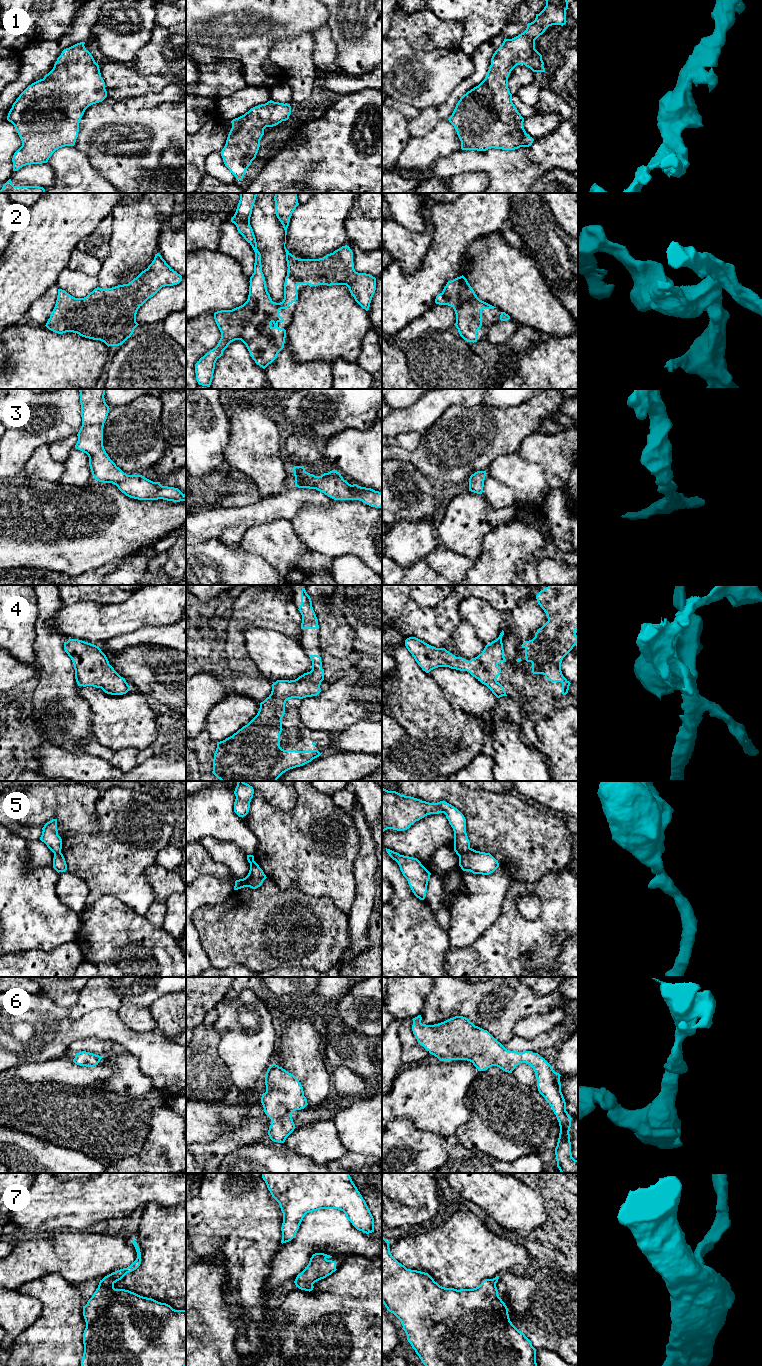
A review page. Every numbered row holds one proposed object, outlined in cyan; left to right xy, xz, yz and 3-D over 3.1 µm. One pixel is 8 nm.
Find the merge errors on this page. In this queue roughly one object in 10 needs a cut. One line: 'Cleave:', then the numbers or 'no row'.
Cleave: 5

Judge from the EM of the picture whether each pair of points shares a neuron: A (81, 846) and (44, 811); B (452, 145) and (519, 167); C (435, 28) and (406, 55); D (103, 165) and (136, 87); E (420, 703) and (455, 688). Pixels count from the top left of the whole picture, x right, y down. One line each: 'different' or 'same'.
A: different
B: different
C: different
D: different
E: different

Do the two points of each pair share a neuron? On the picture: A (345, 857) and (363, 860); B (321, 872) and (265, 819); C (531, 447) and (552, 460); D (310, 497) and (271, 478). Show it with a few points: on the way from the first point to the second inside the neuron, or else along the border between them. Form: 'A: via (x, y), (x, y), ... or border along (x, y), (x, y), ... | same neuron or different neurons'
A: border along (359, 836), (359, 852), (354, 863), (355, 883) | different neurons
B: via (307, 858), (279, 833) | same neuron
C: via (536, 448), (541, 449), (547, 455) | same neuron
D: border along (286, 489), (278, 494), (264, 497) | different neurons

